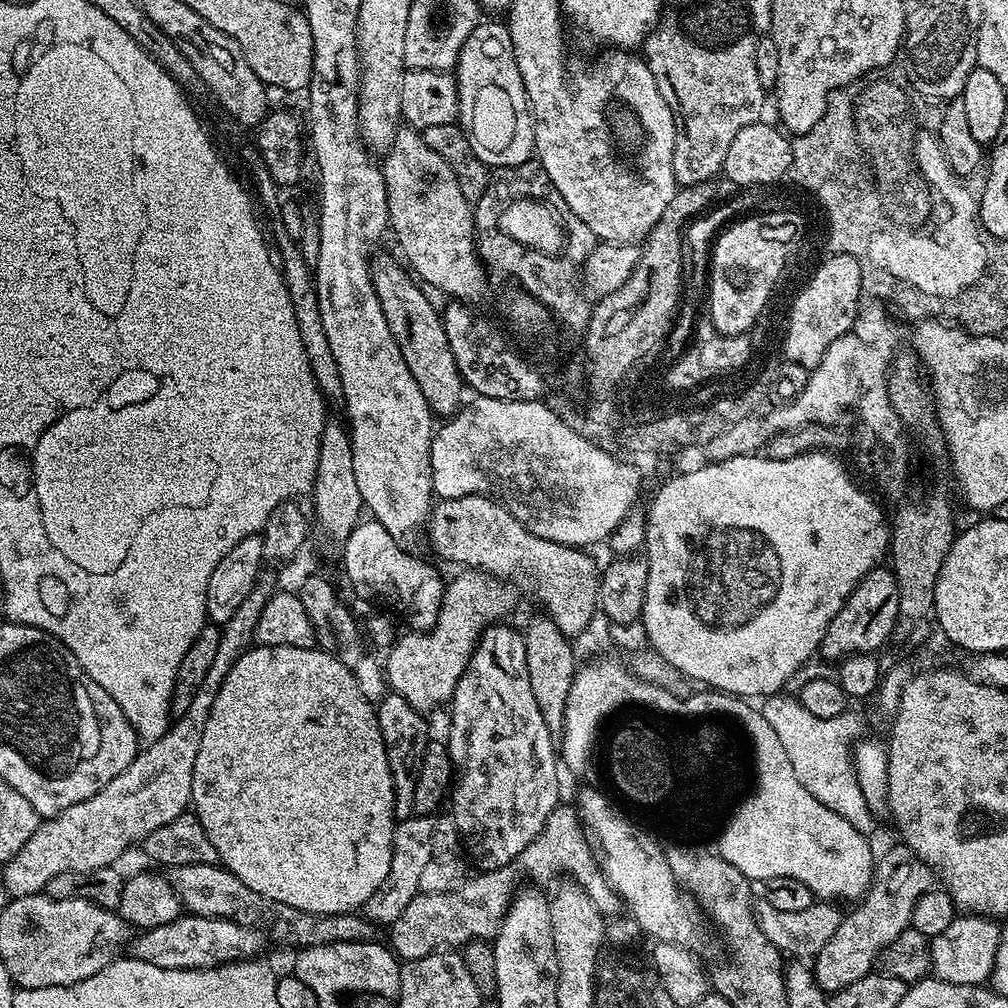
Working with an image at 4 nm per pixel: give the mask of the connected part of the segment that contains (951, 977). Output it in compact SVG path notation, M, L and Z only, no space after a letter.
M957 914L954 922L942 930L942 934L931 937L928 946L932 959L931 975L951 984L983 985L991 977L992 966L996 961L1000 929L1001 925L987 916Z

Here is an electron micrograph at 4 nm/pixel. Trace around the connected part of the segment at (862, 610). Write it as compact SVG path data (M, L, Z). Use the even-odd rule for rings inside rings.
M891 567L871 568L854 586L846 602L825 630L818 652L828 660L839 662L859 652L879 653L884 643L891 641L895 620L899 616L899 586Z

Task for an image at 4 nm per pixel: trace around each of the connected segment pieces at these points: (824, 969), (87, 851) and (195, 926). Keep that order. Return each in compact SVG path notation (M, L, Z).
M896 842L881 856L879 853L872 870L872 885L853 907L857 908L841 919L833 936L814 957L811 970L820 989L826 994L837 992L873 971L884 948L910 927L914 902L933 887L932 869L921 862L903 842Z
M257 586L234 616L222 625L218 654L210 671L206 678L202 678L202 686L198 686L198 694L194 694L190 706L175 717L168 732L153 744L141 747L130 766L126 766L118 778L106 782L94 798L86 798L86 802L78 802L78 806L70 806L57 816L45 819L34 834L30 834L26 846L2 865L9 897L43 893L46 882L50 882L54 874L66 874L66 870L94 870L115 865L116 859L131 844L139 845L146 834L158 830L158 826L166 822L174 822L174 818L189 811L194 758L198 758L198 746L202 746L202 730L206 730L214 698L218 698L226 674L230 674L234 662L253 647L258 614L262 614L262 606L266 606L269 595L269 589Z
M182 914L174 922L166 926L157 928L145 928L139 933L136 941L133 939L132 952L137 956L140 964L149 964L158 966L166 970L186 970L187 968L218 968L221 964L233 963L237 958L247 957L249 954L256 954L263 944L266 944L265 937L259 932L246 926L238 926L229 920L219 920L209 916L194 916L191 914Z

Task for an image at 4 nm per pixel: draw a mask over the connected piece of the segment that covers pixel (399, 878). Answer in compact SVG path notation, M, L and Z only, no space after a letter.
M413 814L407 820L401 820L397 823L392 843L390 874L386 878L386 882L382 882L382 886L378 886L374 895L364 903L362 909L363 915L371 920L373 925L392 925L398 918L398 914L402 914L402 910L406 910L406 906L410 906L412 899L420 892L422 869L426 867L426 862L434 859L432 855L432 843L434 842L432 821L432 816Z

